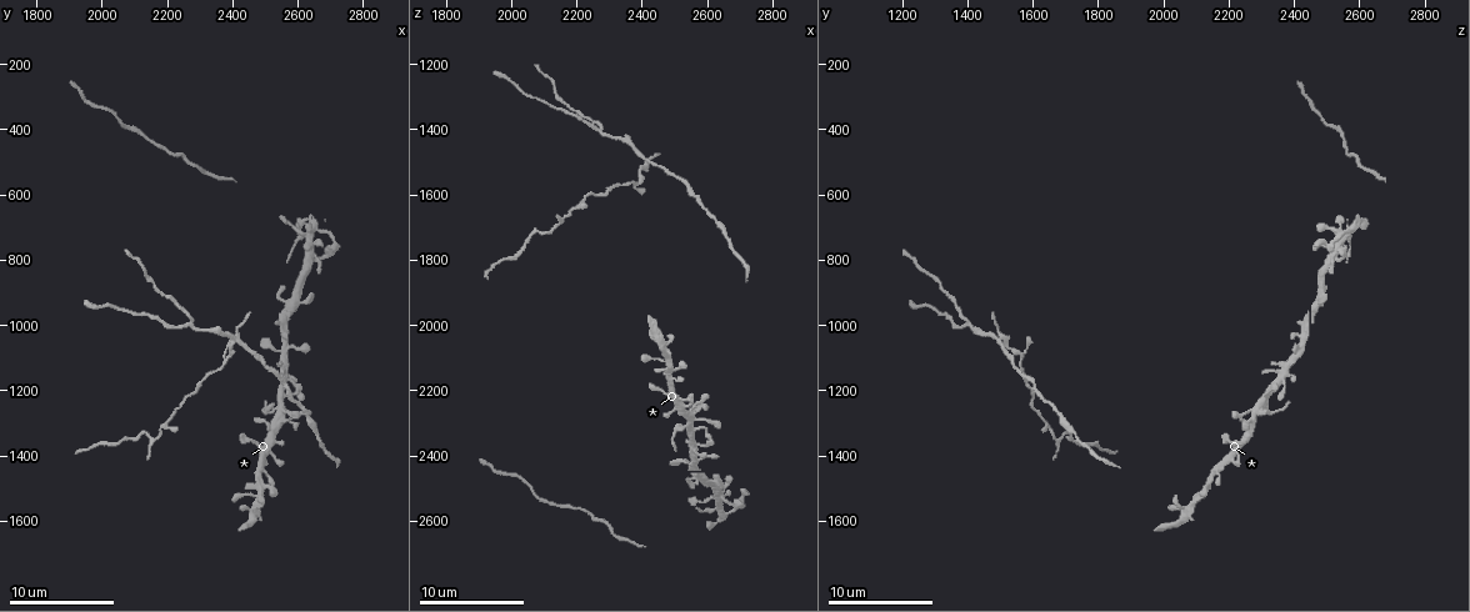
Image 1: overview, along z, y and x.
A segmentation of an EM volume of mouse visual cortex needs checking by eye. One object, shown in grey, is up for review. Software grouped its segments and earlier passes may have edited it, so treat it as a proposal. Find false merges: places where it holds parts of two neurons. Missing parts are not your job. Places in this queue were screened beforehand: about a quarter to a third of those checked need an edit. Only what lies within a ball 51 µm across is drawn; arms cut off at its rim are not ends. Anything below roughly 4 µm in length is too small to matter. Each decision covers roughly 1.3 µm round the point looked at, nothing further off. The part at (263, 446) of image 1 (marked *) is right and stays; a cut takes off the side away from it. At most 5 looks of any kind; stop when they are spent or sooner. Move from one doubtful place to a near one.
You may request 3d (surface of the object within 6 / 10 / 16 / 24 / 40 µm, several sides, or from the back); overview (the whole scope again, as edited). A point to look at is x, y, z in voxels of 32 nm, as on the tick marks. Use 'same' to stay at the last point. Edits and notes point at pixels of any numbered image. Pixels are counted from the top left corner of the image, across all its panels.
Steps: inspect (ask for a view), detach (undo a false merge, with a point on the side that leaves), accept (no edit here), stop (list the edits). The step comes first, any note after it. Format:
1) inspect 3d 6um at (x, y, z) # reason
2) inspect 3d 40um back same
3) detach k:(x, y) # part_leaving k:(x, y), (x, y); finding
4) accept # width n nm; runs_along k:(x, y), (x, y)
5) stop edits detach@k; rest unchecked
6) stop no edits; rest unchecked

inspect 3d 6um at (2550, 960, 2430) # narrows sharply

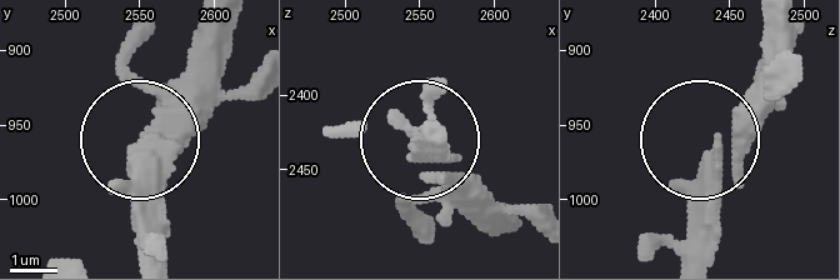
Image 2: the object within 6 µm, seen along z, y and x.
accept # one neuron here

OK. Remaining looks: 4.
inspect 3d 16um at (2510, 1130, 1540) # narrows sharply

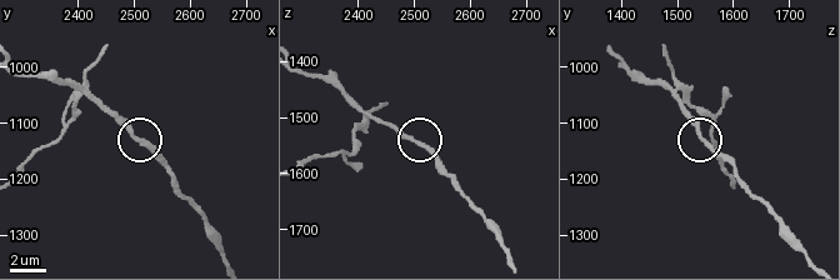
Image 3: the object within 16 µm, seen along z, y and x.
accept # all the same neuron

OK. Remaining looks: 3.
inspect 3d 10um at (2410, 1040, 1520) # looks like a crossing

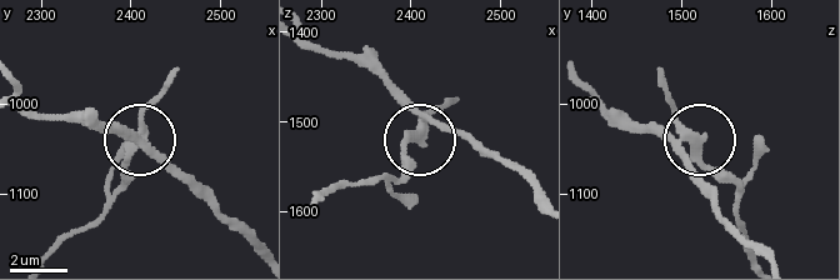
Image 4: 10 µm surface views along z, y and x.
inspect 3d 6um at (2410, 1035, 1510) # zoom in

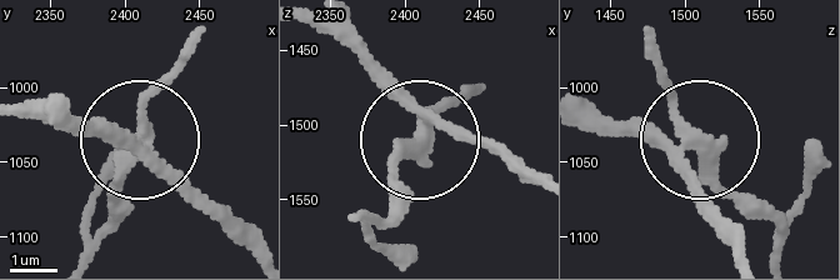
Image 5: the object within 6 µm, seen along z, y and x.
detach 5:(169, 75) # side_arm 19 um; part_leaving 5:(143, 141), (115, 221), (83, 258); a second neuron is stuck on

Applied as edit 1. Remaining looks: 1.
stop edits detach@5; rest unchecked

